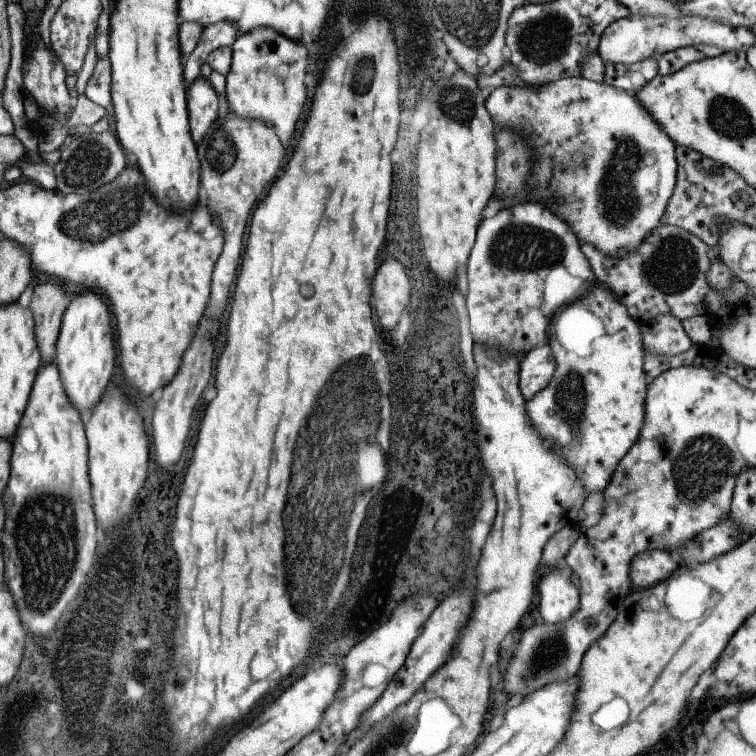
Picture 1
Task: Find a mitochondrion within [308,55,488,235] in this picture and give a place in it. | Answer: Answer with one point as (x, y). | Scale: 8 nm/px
(456, 103)

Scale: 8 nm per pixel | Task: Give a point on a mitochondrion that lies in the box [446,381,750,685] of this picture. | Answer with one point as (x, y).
(700, 467)

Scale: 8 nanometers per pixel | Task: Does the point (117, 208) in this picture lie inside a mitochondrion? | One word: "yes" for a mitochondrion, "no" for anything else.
yes

